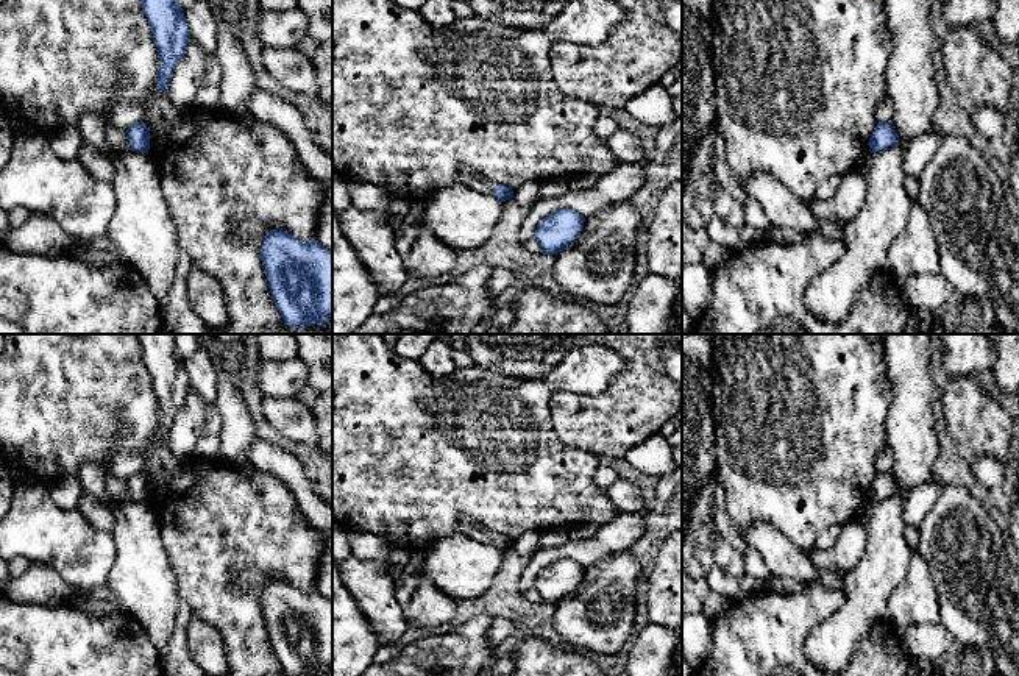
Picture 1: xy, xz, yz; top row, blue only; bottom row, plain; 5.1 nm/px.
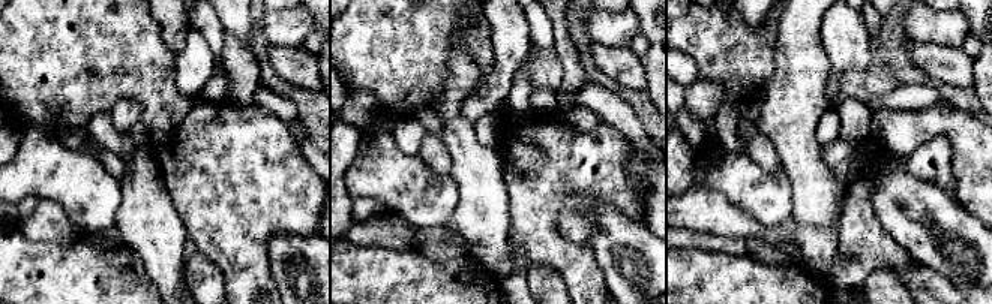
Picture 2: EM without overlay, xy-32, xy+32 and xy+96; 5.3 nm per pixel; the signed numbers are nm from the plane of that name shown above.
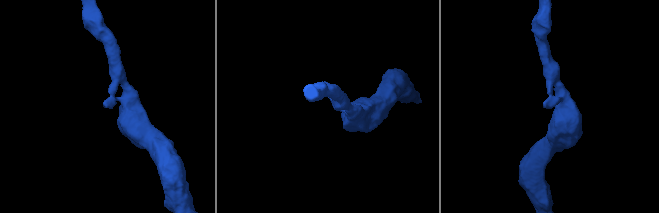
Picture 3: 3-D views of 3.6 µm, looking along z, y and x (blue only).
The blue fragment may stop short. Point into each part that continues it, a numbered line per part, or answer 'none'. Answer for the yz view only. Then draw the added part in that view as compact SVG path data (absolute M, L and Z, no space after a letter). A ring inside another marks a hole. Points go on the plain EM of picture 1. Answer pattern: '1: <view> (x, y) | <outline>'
1: yz (884, 461) | M883 450L875 457L875 470L877 471L889 471L893 465L893 456L889 450Z

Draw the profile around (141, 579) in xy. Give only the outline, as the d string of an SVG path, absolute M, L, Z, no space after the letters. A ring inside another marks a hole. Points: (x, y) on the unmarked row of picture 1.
M111 456L100 464L106 475L105 484L112 506L114 526L111 535L115 542L117 557L108 575L108 589L117 600L117 609L133 615L142 626L150 642L164 657L169 640L175 629L179 596L176 595L176 579L172 571L159 529L159 520L148 503L136 501L130 496L126 479L109 473Z

